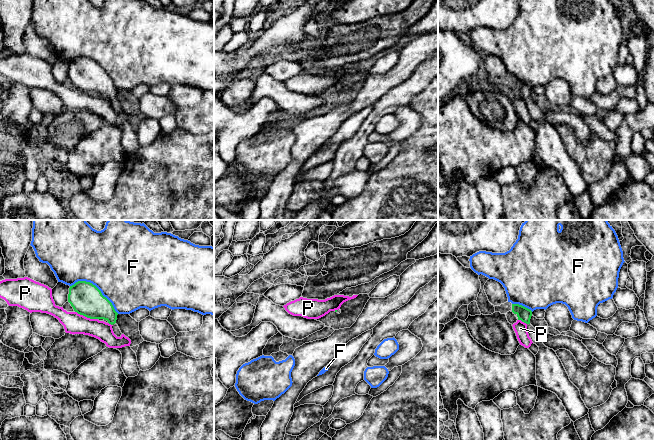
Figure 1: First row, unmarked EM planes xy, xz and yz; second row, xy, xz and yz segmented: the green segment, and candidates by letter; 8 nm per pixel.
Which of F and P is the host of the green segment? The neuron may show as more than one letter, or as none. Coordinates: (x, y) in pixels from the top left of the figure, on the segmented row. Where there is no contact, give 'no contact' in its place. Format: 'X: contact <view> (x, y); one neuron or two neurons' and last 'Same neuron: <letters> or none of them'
F: contact xy (96, 287); two neurons
P: contact xy (86, 316); two neurons
Same neuron: none of them

